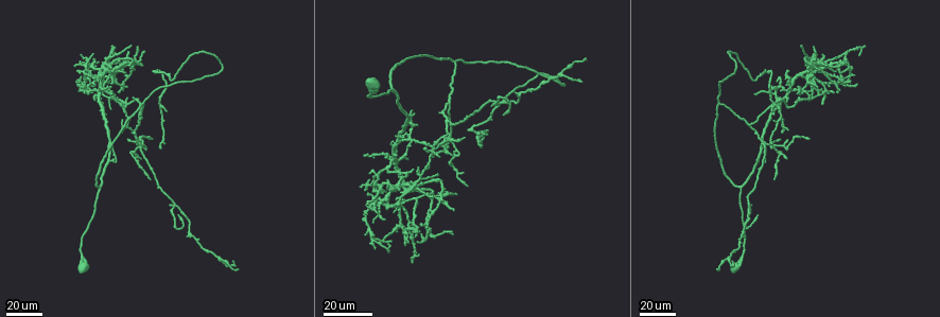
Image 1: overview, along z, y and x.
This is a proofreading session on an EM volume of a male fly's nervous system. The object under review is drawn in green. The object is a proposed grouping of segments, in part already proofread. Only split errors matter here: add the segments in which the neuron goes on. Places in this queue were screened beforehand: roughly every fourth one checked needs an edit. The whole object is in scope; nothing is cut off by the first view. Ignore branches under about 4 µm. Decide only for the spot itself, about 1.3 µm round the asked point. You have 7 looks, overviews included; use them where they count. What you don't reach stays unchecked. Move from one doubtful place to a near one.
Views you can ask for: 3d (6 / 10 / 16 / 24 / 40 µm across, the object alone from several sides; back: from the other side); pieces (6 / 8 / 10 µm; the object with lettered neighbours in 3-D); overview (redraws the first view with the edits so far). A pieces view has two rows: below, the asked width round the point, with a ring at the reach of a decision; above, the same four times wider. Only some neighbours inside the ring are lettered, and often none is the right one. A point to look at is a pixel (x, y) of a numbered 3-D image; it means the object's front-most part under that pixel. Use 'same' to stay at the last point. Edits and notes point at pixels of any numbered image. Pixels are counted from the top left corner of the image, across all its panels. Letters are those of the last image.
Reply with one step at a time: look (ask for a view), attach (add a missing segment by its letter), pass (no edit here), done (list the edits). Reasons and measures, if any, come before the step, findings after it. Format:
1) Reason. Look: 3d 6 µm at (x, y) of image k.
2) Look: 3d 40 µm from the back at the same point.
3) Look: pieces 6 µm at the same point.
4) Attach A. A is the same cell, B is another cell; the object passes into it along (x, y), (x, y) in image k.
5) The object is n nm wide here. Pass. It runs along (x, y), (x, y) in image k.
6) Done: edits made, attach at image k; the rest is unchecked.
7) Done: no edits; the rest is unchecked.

Look: 3d 40 µm at (476, 124) of image 1.

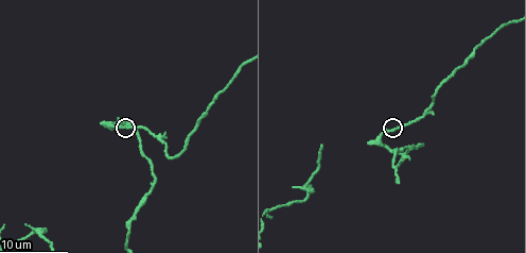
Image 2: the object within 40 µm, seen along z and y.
Look: pieces 8 µm at (385, 129) of image 2.

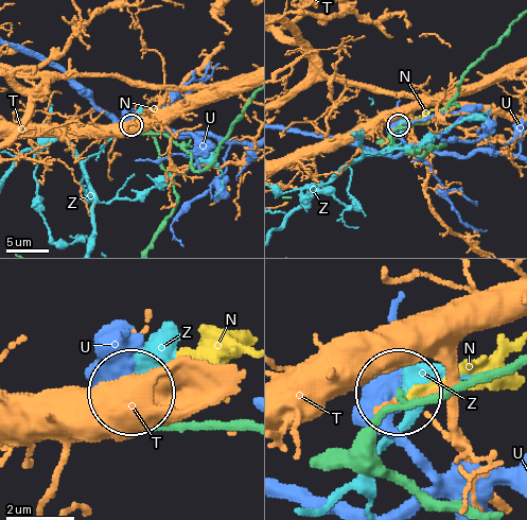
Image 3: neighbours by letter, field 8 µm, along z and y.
Pass. N, T, U and Z are other cells; none of them fits.

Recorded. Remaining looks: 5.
Free end. Look: 3d 40 µm at (108, 89) of image 1.

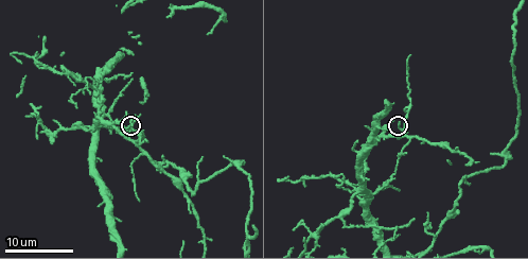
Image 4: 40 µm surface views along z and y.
Look: pieces 6 µm at (132, 123) of image 4.

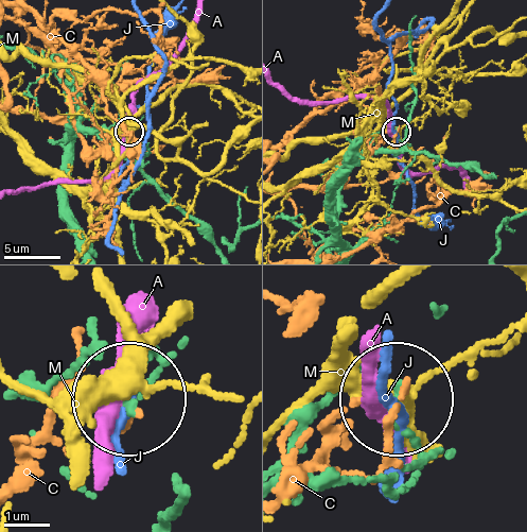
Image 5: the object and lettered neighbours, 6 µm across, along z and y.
The object is 130 nm wide here. Pass. A, C, J and M are other cells; no lettered segment goes on from it.

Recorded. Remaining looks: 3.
Branch stops here. Look: 3d 24 µm at (142, 41) of image 4.

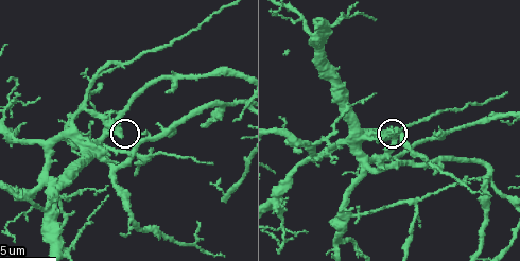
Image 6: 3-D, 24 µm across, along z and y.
What lies round it. Look: pieces 8 µm at (120, 136) of image 6.

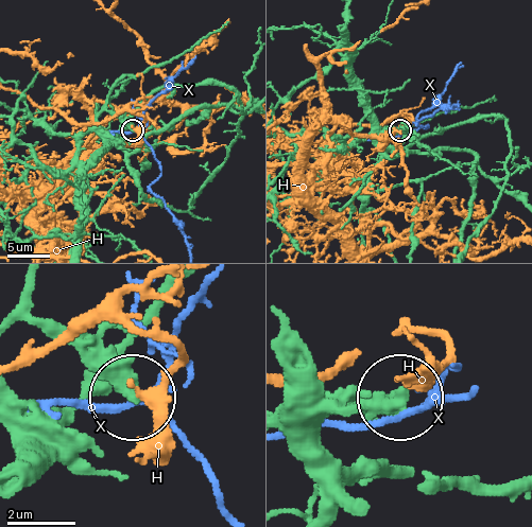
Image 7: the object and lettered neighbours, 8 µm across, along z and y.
Pass. H and X are other cells; it runs along (19, 319), (62, 328), (127, 390) in image 7; no lettered segment goes on from it.

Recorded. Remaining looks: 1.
Done: no edits; the rest is unchecked.

